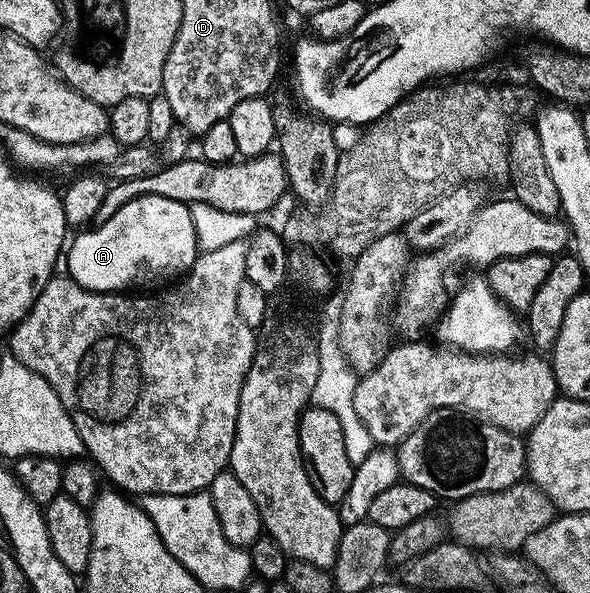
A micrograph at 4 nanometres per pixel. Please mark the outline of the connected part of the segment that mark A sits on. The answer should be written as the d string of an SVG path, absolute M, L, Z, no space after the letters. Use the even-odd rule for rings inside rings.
M161 196L138 197L121 206L104 224L76 236L65 252L66 271L94 292L123 292L134 289L134 284L159 286L174 281L190 270L201 251L190 207Z

